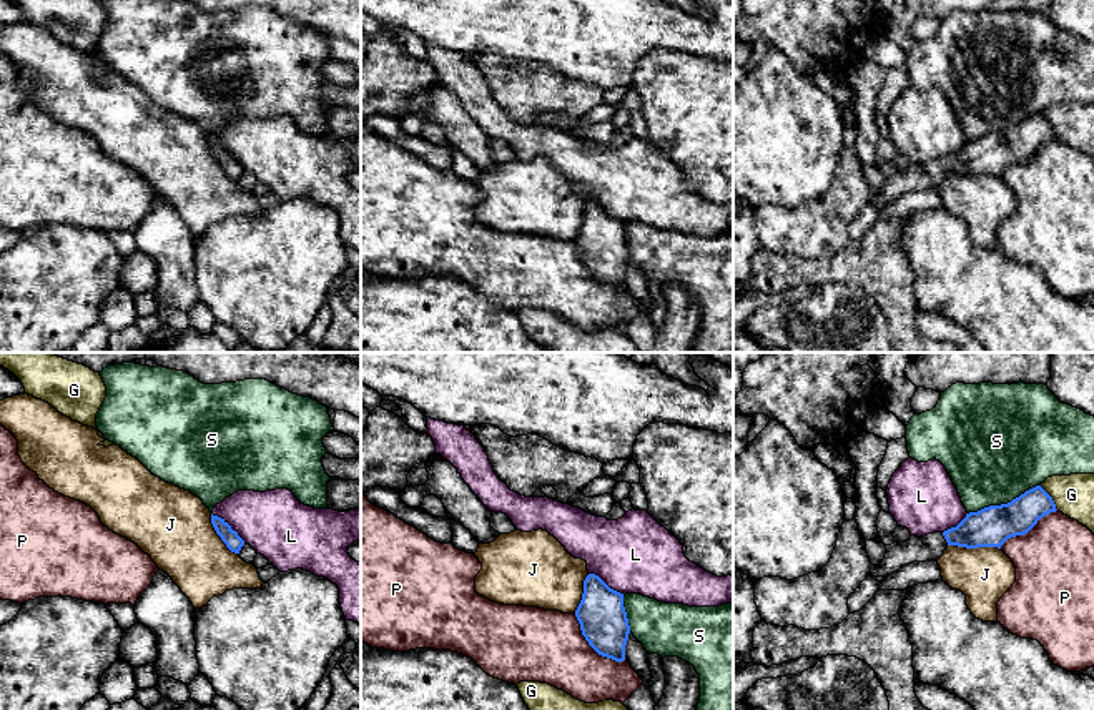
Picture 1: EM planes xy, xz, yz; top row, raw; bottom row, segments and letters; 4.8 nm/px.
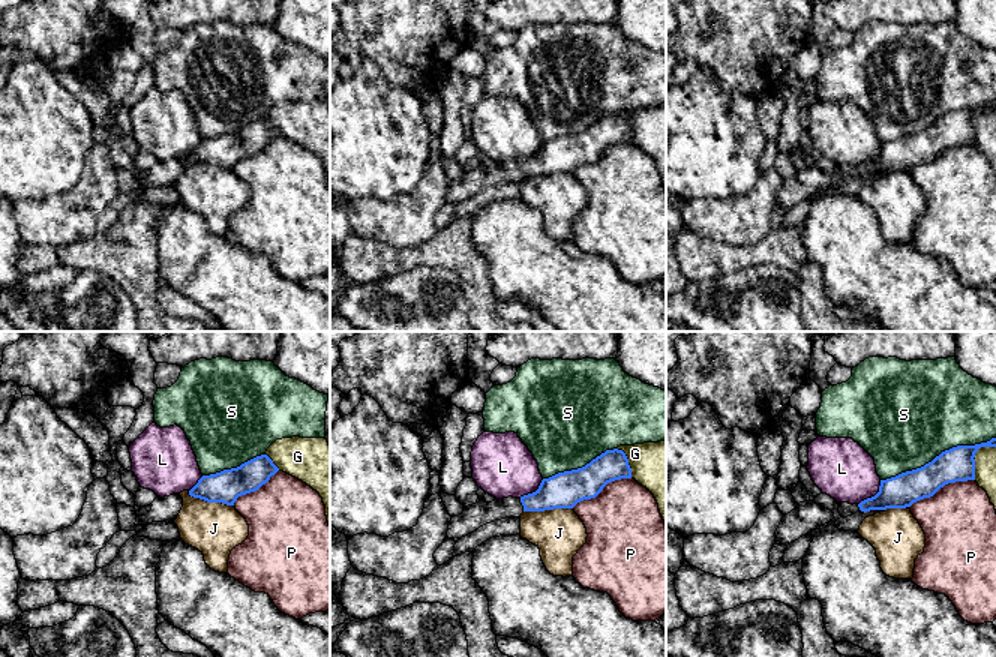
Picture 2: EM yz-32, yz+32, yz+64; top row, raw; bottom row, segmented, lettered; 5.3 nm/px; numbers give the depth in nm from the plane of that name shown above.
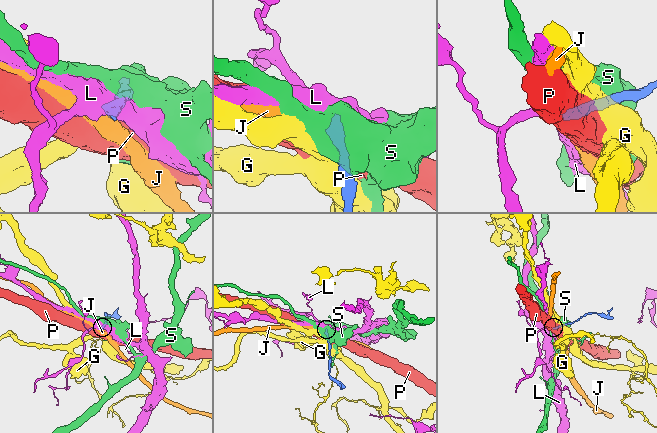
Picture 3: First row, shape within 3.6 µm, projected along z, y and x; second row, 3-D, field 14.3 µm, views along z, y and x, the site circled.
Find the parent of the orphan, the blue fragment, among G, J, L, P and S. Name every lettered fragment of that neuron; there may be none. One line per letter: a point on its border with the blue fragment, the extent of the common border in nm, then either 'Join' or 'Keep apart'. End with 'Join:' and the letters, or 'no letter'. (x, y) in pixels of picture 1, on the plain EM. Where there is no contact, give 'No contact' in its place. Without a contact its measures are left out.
G: Touches blue at yz (1051, 125). Shared border 150 nm. Keep apart
J: Touches blue at yz (975, 175). Shared border 260 nm. Keep apart
L: Touches blue at xy (230, 153). Shared border 220 nm. Keep apart
P: Touches blue at xz (592, 275). Shared border 340 nm. Keep apart
S: Touches blue at yz (1003, 132). Shared border 380 nm. Keep apart
Join: no letter

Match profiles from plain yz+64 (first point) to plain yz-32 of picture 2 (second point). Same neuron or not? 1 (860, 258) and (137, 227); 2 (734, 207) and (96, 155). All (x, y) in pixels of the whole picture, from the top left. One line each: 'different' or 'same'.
1: different
2: same

